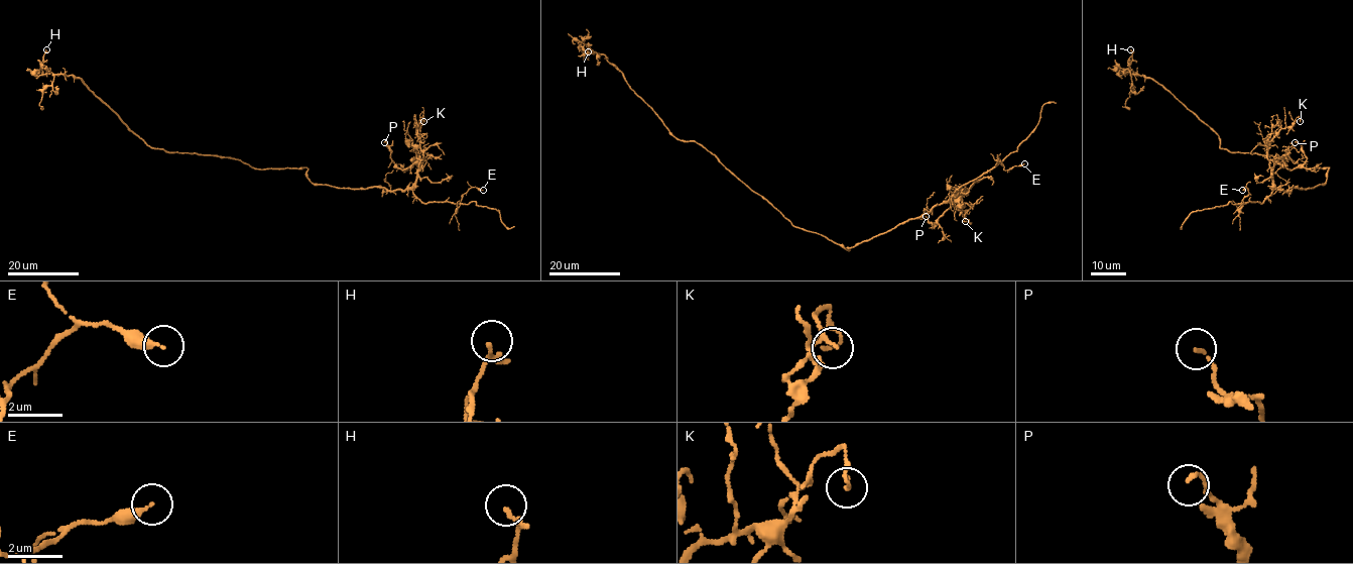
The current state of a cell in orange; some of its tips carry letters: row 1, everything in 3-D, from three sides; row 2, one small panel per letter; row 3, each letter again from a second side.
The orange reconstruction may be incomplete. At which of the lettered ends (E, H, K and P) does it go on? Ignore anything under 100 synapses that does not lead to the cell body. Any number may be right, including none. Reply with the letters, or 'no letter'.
no letter

